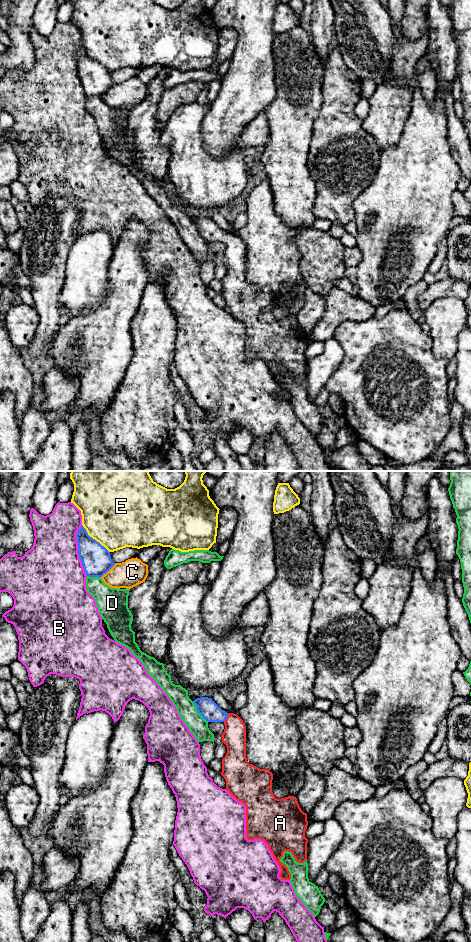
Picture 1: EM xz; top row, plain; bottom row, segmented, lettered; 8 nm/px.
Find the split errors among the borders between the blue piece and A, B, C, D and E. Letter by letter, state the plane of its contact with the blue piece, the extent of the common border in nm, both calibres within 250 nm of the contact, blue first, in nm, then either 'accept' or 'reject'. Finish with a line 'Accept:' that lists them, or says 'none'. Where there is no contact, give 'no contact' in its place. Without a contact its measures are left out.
A: meets blue in xz; contact 80 nm long; 160 nm thick on the blue side, 190 nm on the other; accept
B: meets blue in xz; contact 420 nm long; 240 nm thick on the blue side, 460 nm on the other; reject
C: meets blue in xz; contact 170 nm long; 240 nm thick on the blue side, 220 nm on the other; reject
D: meets blue in xz; contact 220 nm long; 160 nm thick on the blue side, 160 nm on the other; reject
E: meets blue in xz; contact 320 nm long; 240 nm thick on the blue side, 500 nm on the other; reject
Accept: A

